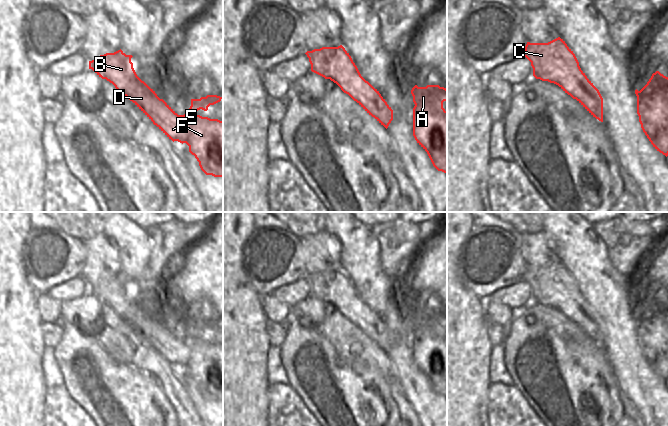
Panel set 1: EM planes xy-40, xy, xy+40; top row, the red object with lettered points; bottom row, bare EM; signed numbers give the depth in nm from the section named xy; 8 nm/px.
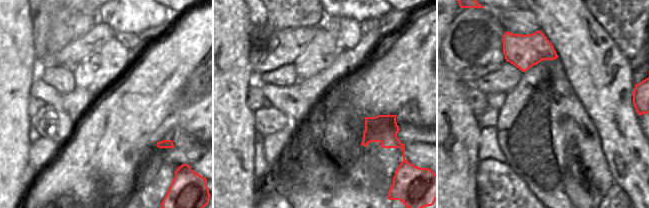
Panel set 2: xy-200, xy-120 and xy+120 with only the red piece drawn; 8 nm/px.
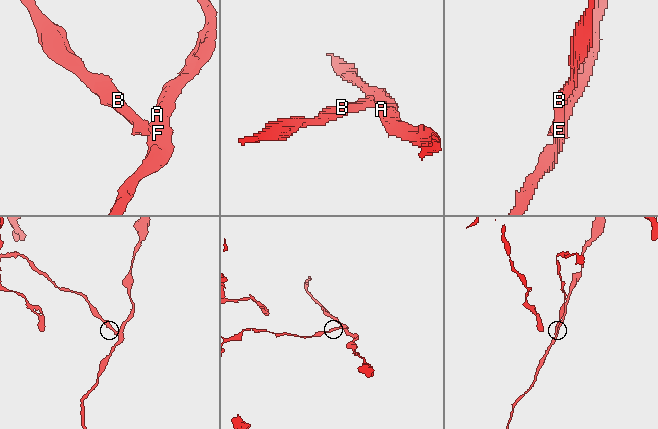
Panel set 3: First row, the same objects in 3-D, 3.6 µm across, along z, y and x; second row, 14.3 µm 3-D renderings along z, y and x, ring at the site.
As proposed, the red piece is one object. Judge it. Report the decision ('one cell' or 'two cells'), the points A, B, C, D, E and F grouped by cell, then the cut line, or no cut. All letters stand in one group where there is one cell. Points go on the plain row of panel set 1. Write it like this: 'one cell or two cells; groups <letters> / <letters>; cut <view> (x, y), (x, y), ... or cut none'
two cells; groups A D E F / B C; cut xy+40 (595, 311), (580, 313), (572, 321)

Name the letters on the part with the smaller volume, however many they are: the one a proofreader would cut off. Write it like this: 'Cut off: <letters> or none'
Cut off: B, C.

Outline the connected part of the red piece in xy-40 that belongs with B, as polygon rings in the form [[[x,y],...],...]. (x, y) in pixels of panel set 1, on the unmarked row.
[[[120,273],[89,285],[89,293],[112,307],[119,317],[127,320],[134,313],[146,313],[148,310],[137,300],[131,286],[132,281]]]

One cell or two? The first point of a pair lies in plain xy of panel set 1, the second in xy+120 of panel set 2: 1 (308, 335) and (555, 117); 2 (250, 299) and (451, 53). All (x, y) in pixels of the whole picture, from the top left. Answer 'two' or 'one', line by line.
1: one
2: two

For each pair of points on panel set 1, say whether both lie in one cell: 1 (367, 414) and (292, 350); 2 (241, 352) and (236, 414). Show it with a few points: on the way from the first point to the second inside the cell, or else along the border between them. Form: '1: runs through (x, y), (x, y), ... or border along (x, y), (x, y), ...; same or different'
1: runs through (347, 394), (330, 373), (321, 373), (312, 364); same
2: runs through (236, 367), (236, 399); same

